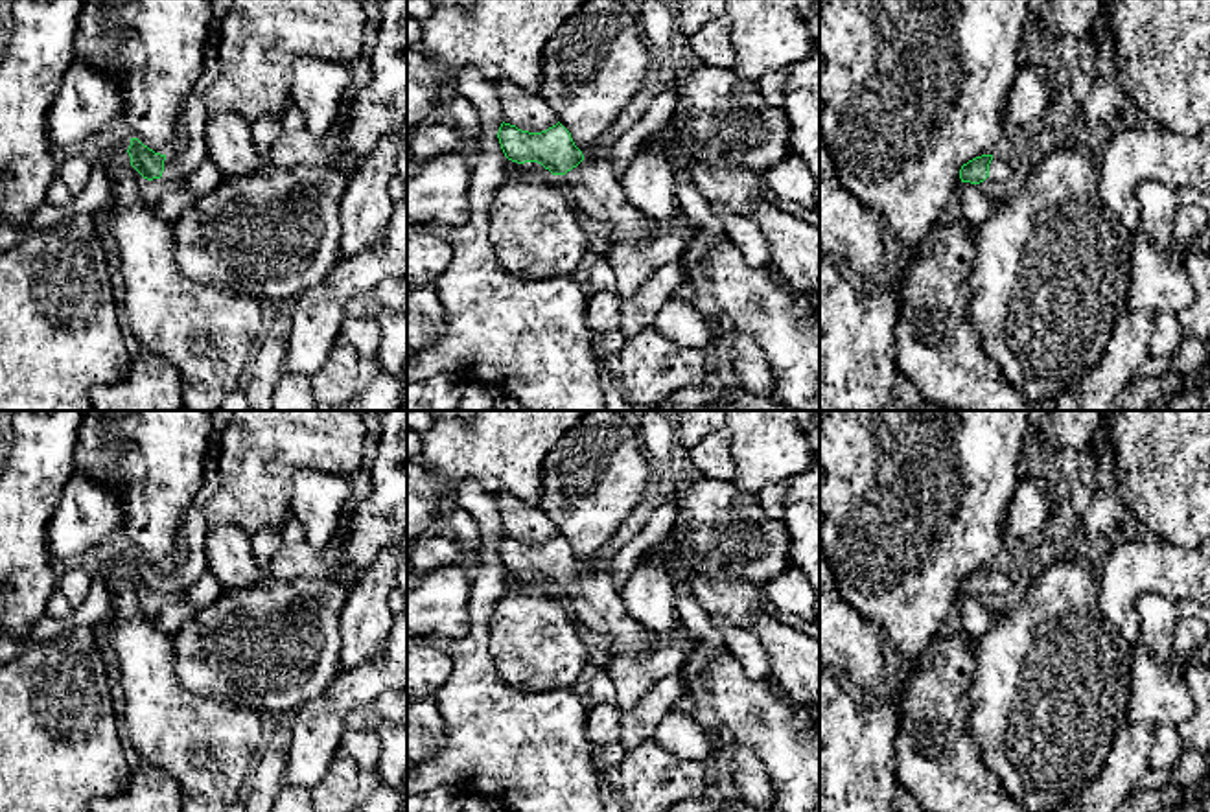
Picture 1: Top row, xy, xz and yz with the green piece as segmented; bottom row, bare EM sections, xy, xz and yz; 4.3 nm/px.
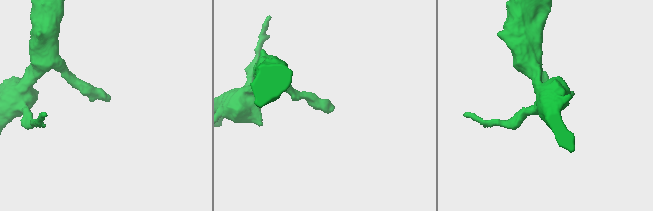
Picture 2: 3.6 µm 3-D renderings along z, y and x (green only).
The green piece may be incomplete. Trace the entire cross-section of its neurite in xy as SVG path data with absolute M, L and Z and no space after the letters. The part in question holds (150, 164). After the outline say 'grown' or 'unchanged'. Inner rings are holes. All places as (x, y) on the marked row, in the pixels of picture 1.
M212 26L204 50L204 66L190 96L184 101L182 123L188 129L188 142L180 153L160 155L144 145L138 138L131 138L127 149L131 166L147 180L162 179L171 186L180 186L208 158L204 140L206 107L204 92L219 77L219 28Z; grown

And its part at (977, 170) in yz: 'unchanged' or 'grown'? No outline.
grown

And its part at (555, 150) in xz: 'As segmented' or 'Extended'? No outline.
Extended

